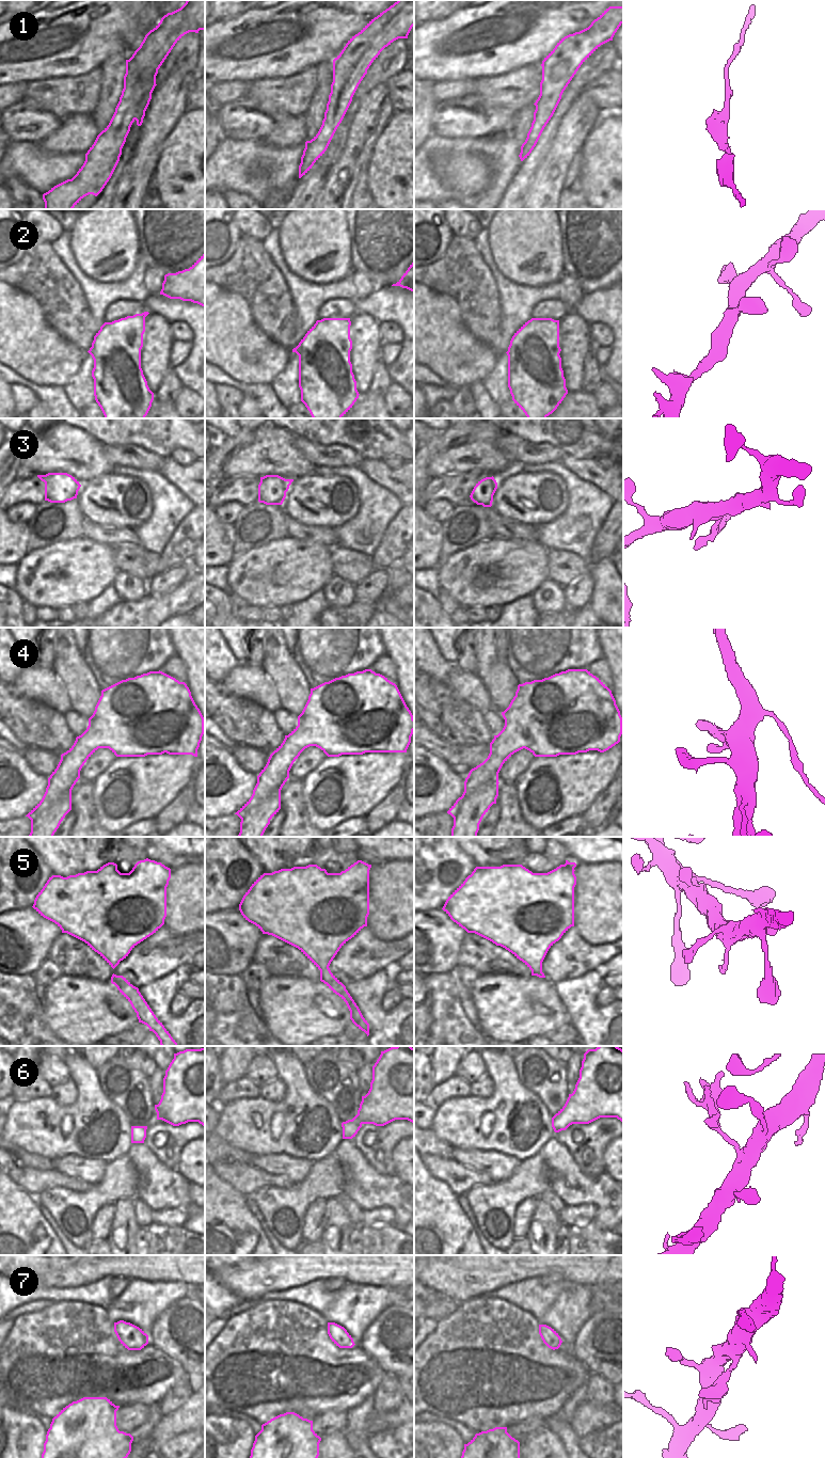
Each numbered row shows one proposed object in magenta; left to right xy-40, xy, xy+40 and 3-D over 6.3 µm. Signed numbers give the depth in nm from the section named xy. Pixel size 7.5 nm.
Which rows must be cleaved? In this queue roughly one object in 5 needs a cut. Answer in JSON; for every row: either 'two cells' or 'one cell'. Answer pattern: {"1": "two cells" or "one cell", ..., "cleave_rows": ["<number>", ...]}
{"1": "one cell", "2": "one cell", "3": "two cells", "4": "one cell", "5": "one cell", "6": "two cells", "7": "one cell", "cleave_rows": ["3", "6"]}

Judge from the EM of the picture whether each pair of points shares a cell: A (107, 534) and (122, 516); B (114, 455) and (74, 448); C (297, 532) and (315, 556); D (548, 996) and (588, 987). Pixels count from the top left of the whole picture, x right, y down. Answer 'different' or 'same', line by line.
A: different
B: different
C: different
D: different

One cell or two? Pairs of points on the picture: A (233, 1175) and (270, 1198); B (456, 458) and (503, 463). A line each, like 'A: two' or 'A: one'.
A: two
B: one

